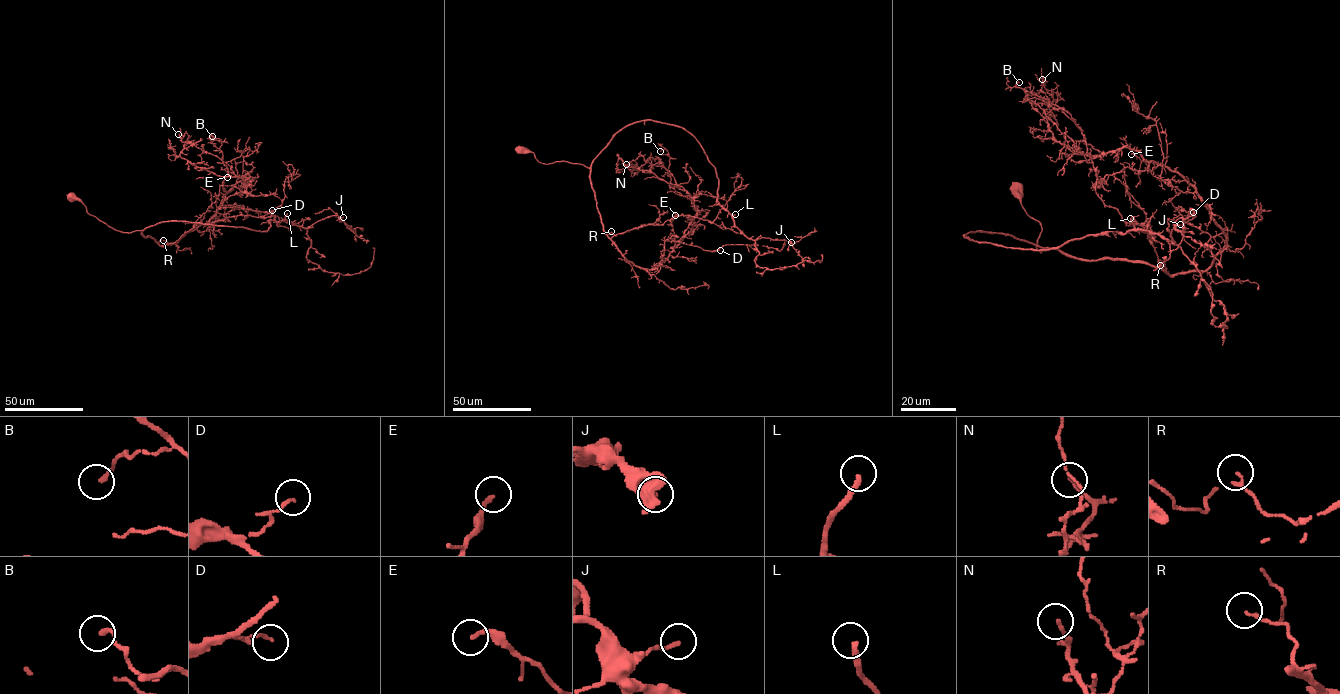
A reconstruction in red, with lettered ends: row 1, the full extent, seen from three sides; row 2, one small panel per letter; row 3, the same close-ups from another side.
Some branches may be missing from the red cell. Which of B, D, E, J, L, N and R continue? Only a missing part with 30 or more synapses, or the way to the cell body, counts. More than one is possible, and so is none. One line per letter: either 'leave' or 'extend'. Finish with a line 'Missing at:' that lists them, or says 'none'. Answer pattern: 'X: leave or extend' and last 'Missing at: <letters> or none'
B: leave
D: leave
E: extend
J: leave
L: extend
N: leave
R: leave
Missing at: E, L

